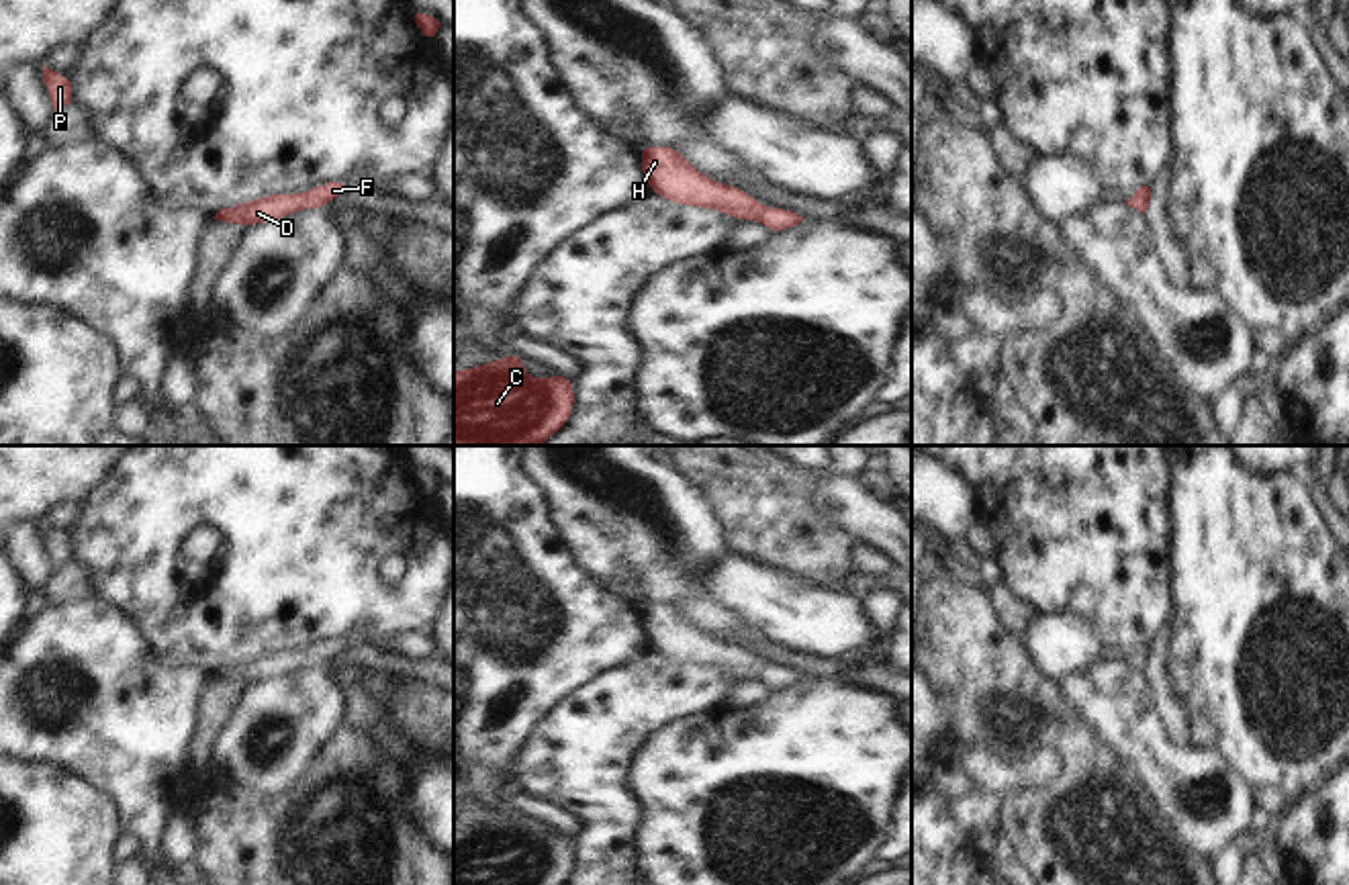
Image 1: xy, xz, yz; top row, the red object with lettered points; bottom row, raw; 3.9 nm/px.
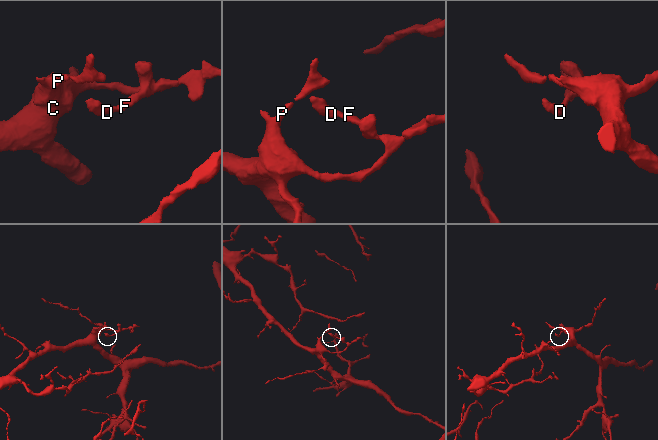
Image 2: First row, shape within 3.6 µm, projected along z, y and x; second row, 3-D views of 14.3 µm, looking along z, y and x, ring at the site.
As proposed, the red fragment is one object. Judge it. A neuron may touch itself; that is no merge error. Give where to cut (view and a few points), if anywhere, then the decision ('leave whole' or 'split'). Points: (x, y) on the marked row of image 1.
cut none; leave whole

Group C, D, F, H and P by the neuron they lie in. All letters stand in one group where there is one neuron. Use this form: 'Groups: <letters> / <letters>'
Groups: C D F H P

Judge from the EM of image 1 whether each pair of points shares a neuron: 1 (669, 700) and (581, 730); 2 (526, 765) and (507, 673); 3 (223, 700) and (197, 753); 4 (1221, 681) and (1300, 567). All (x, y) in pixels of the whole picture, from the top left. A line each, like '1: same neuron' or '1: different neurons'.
1: same neuron
2: different neurons
3: same neuron
4: same neuron

